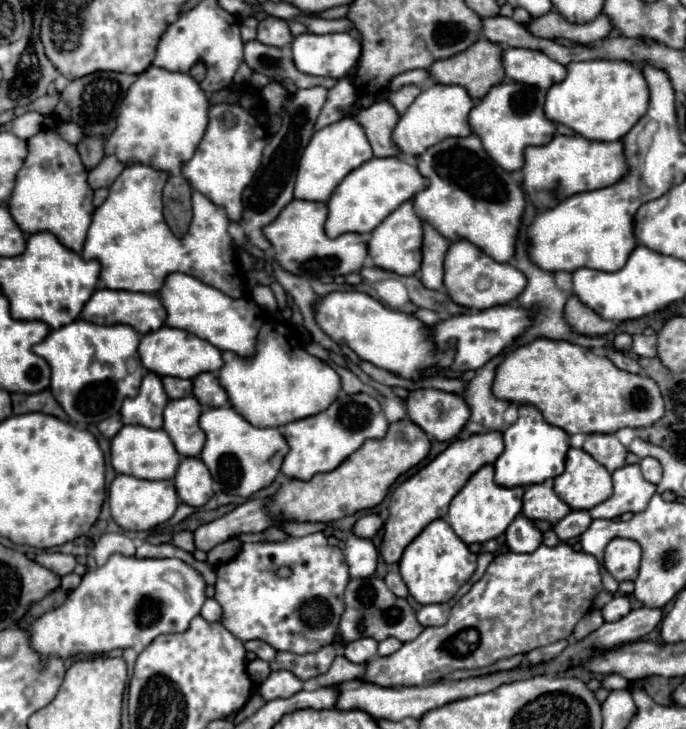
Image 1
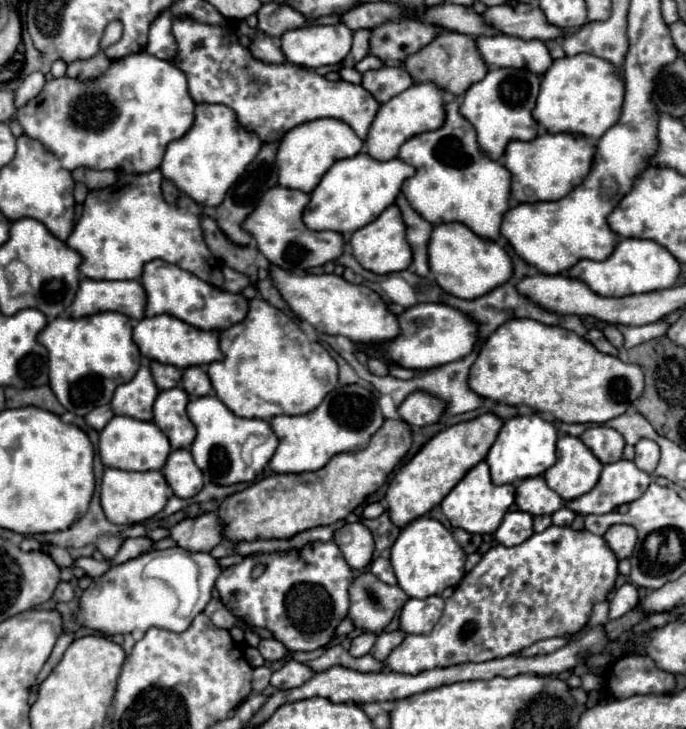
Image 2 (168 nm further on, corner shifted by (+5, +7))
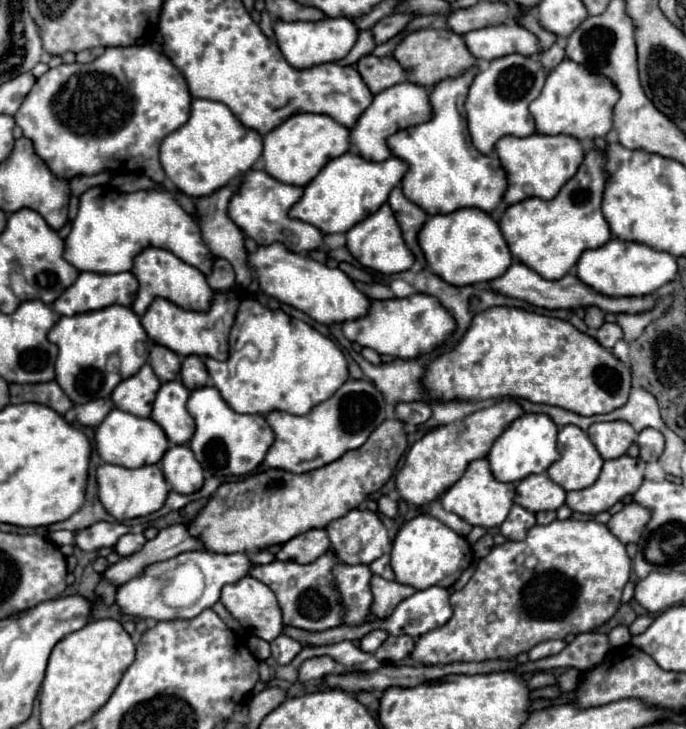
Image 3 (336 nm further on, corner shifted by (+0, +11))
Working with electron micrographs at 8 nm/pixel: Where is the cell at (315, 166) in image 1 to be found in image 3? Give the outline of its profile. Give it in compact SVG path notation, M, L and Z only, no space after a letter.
M299 113L297 117L289 117L285 125L273 129L273 133L267 133L263 137L263 143L265 143L263 149L265 171L277 181L305 187L333 157L351 151L351 131L345 125L333 121L331 117Z

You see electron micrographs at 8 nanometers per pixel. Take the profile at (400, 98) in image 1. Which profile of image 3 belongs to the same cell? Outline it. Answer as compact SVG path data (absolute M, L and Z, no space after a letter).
M373 55L361 57L357 61L357 71L361 73L363 81L367 83L369 91L373 95L377 95L397 83L407 81L405 69L401 65L397 65L397 61L391 55L387 55L387 57L373 57Z

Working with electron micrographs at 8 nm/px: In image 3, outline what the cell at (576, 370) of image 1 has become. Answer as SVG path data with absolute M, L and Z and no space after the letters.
M493 307L473 317L469 331L451 353L445 353L429 363L423 385L429 393L429 399L437 401L483 401L513 397L527 399L531 403L555 405L571 413L589 417L597 413L611 413L613 409L623 407L631 391L631 379L631 369L621 359L599 345L593 337L575 329L569 321L537 315L517 307Z

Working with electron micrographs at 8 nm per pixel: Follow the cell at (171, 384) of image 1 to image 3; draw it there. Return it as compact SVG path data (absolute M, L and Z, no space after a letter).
M153 345L151 347L149 365L153 365L153 371L157 373L157 377L161 379L161 383L179 379L181 361L183 359L177 357L177 353L169 353L169 349L161 349L161 345Z

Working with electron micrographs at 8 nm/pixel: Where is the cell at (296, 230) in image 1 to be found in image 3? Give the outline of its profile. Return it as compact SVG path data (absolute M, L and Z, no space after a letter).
M247 171L241 179L239 193L229 203L229 217L233 223L245 231L251 239L257 241L257 245L271 245L271 243L283 243L289 251L299 255L309 255L311 251L323 249L325 233L309 223L297 221L289 217L289 209L303 197L303 187L297 185L285 185L265 171Z

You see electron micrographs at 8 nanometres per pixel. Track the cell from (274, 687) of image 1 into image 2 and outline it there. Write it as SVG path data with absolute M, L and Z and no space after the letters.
M288 661L280 671L272 673L270 685L274 685L276 689L294 689L294 687L304 685L314 675L316 671L312 671L308 665L298 663L298 661Z

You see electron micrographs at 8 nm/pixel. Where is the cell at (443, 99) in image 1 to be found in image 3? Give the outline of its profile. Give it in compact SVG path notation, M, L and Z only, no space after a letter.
M409 81L393 85L373 97L373 103L369 105L369 109L365 109L357 125L351 129L353 151L361 153L361 157L369 157L369 161L385 161L391 157L387 139L401 129L429 121L429 117L433 117L433 107L429 105L429 91L425 87L413 85Z

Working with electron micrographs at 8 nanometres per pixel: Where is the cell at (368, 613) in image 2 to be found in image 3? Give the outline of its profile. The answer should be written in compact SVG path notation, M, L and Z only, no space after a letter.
M373 575L371 593L373 593L371 613L377 619L387 619L403 599L407 599L415 593L415 589L409 585L401 585L397 581L387 581L383 577Z

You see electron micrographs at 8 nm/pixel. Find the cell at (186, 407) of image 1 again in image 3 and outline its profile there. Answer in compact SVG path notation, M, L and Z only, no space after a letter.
M169 381L163 383L157 391L151 419L165 429L165 435L171 443L183 445L193 437L193 417L187 413L187 399L189 389L181 385L181 381Z

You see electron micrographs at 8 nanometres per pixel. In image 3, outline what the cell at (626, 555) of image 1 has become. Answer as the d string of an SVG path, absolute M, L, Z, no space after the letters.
M635 501L625 505L623 511L615 513L611 517L611 521L607 523L609 531L621 541L621 543L637 543L641 537L641 531L645 529L649 521L649 511L641 509L641 505L637 505Z

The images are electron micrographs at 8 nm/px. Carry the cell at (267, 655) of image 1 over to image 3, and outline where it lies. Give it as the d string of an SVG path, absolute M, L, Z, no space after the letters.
M279 635L277 639L271 641L271 655L275 657L275 661L279 665L287 665L299 651L301 651L301 643L287 637L287 635Z

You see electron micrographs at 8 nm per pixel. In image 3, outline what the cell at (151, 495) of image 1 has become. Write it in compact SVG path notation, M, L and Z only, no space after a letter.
M103 463L97 469L97 483L99 483L99 499L101 499L103 507L117 521L135 519L135 517L155 513L163 507L163 503L169 495L169 487L167 487L167 481L161 473L159 463L157 465L145 465L145 467L139 467L139 469L127 469L127 467L121 467L121 465Z

